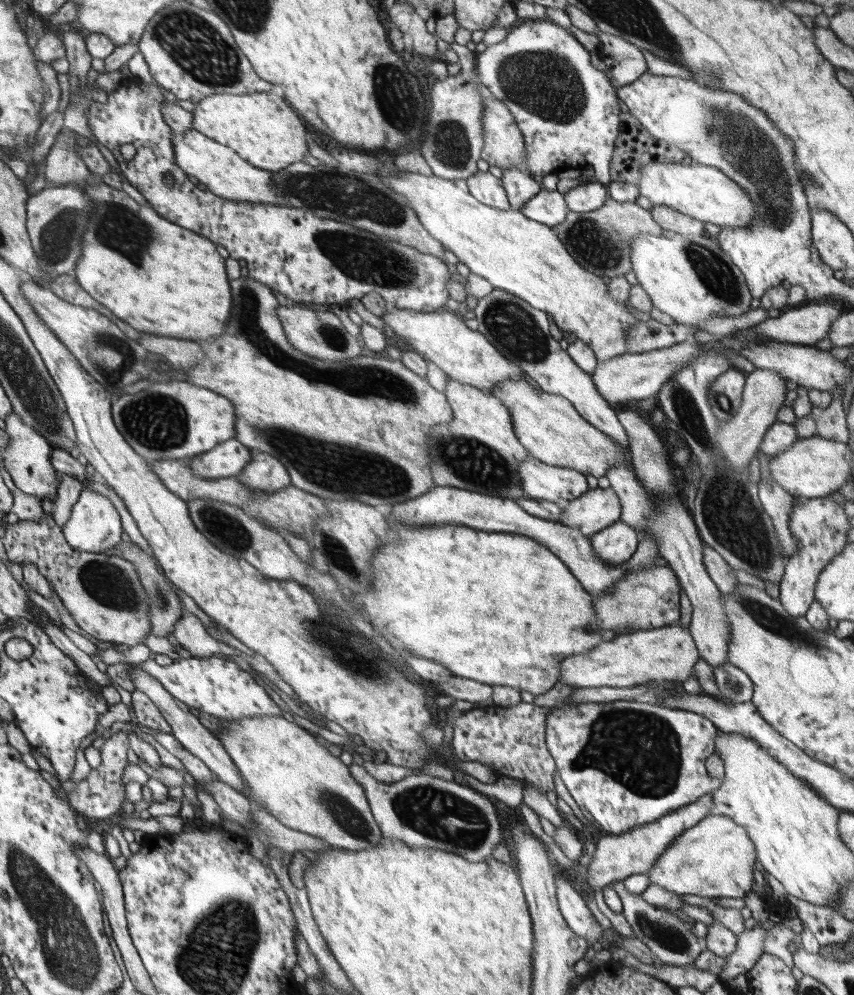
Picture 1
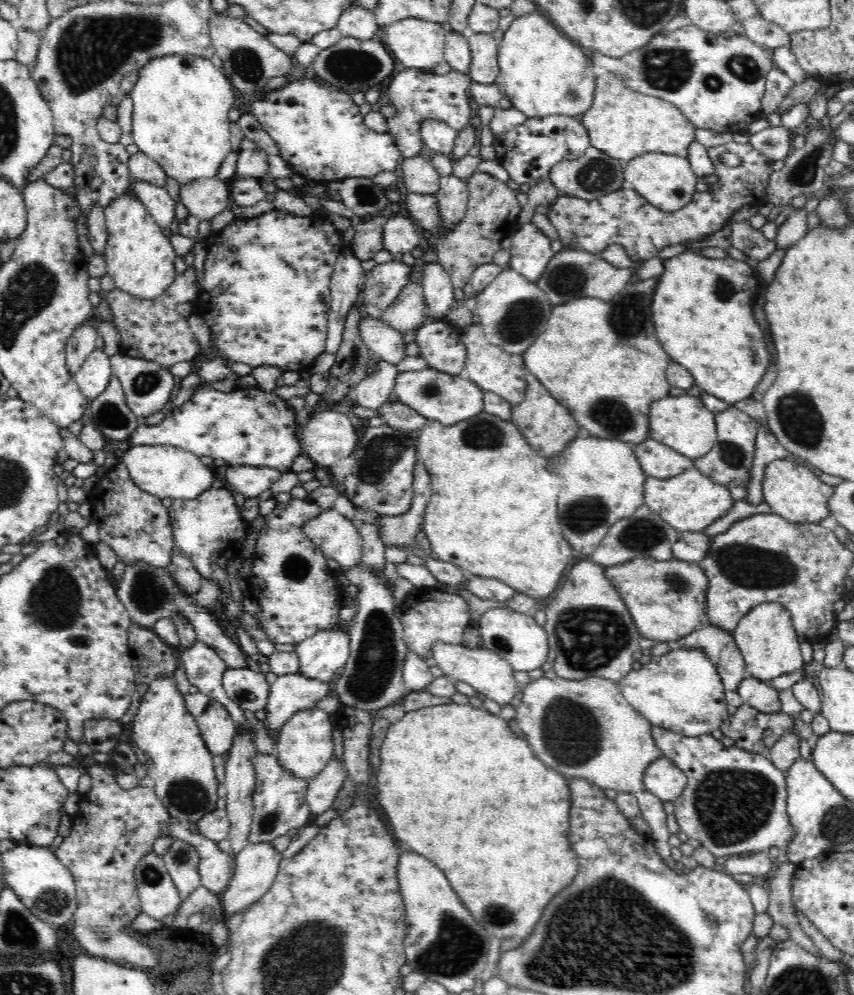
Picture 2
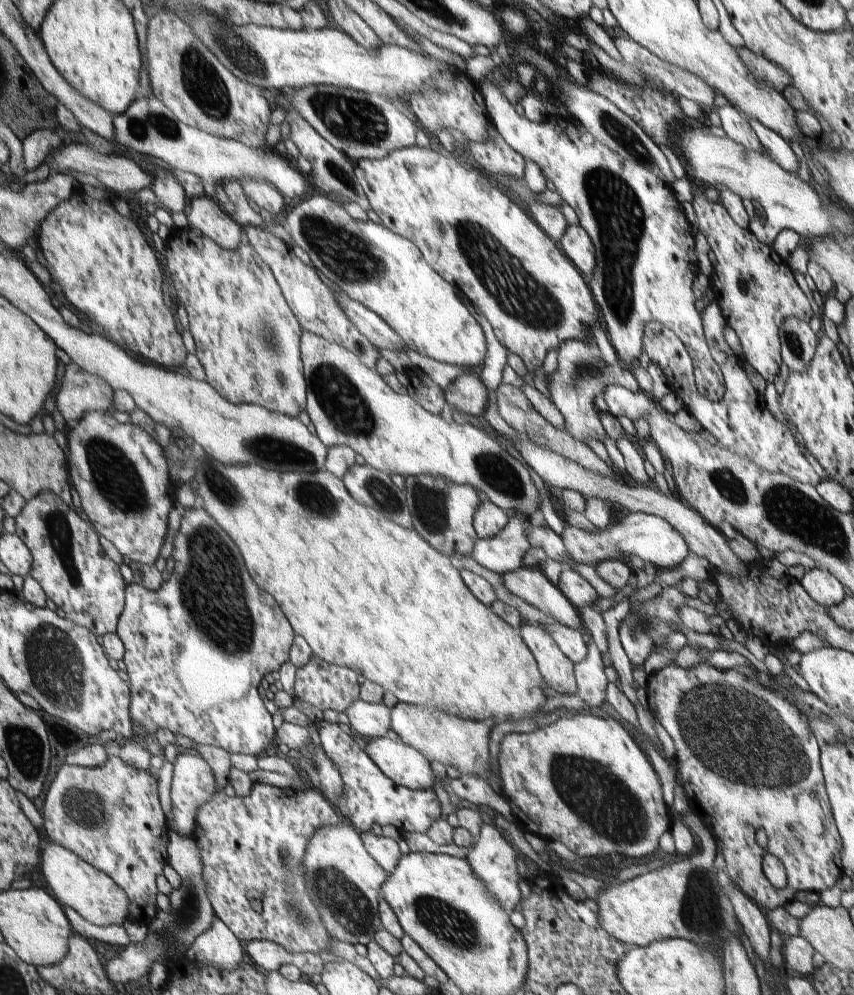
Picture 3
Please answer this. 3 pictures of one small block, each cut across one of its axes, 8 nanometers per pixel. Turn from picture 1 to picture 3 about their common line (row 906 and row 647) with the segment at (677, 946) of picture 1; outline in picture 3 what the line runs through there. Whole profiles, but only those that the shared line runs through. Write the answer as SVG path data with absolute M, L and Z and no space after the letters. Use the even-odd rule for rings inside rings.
M663 586L661 592L657 596L653 596L651 600L633 604L631 612L623 618L623 622L619 626L619 642L621 642L621 648L627 656L627 660L633 664L633 668L641 668L643 662L655 650L655 646L661 644L669 632L673 632L669 624L679 624L677 608L681 608L681 606L687 606L687 604L685 604L685 594L681 592L679 586Z

